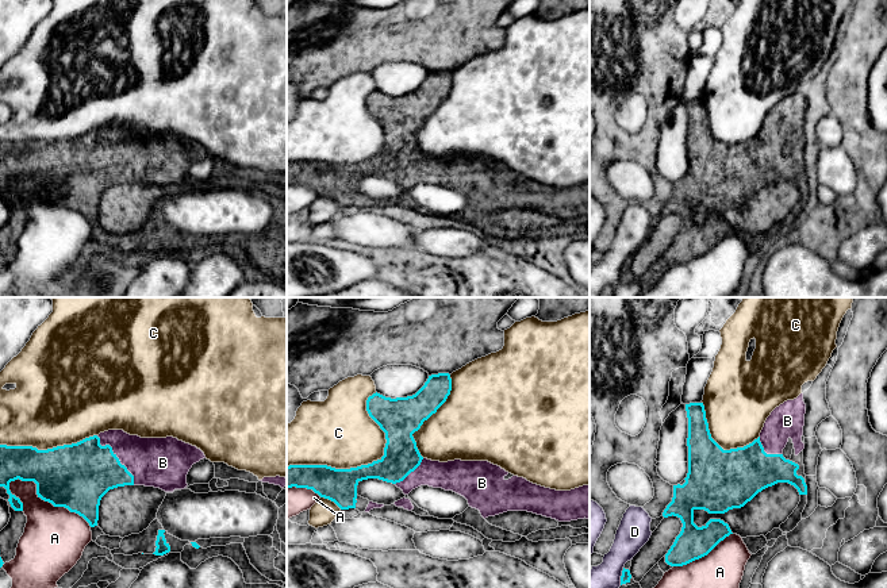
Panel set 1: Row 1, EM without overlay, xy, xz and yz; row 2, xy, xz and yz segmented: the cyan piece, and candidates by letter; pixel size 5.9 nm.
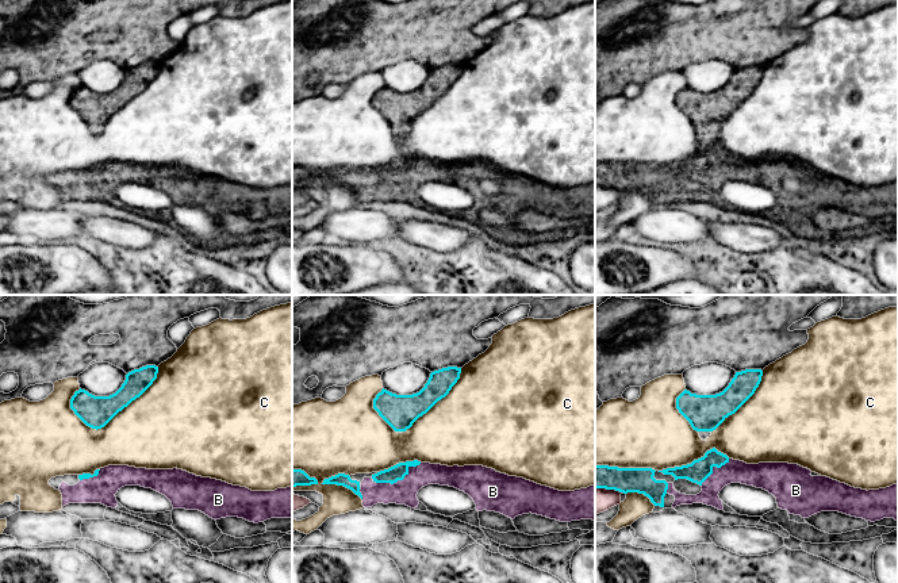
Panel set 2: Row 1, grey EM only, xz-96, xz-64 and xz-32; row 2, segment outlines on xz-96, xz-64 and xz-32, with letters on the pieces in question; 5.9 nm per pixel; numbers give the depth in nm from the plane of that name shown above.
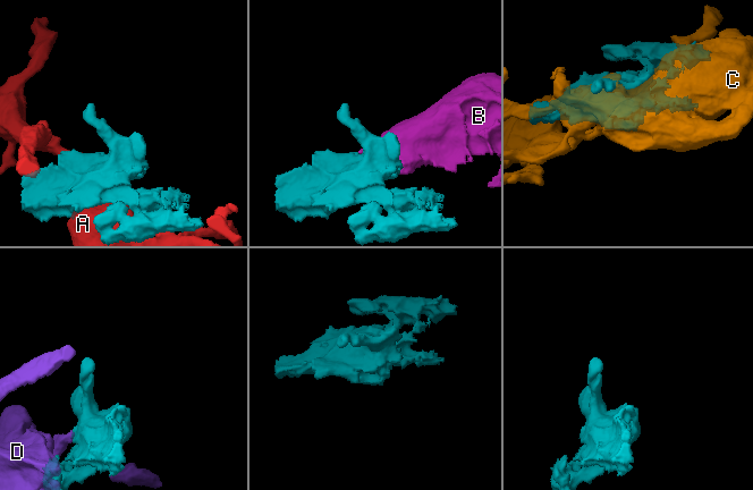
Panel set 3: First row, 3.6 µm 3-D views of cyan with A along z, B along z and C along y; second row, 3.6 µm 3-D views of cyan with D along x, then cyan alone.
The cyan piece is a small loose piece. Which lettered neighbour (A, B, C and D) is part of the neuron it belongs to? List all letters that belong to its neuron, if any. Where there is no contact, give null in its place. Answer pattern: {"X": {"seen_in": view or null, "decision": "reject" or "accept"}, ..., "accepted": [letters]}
{"A": {"seen_in": "xy", "decision": "reject"}, "B": {"seen_in": "xy", "decision": "accept"}, "C": {"seen_in": "xz", "decision": "reject"}, "D": {"seen_in": "yz", "decision": "reject"}, "accepted": ["B"]}

